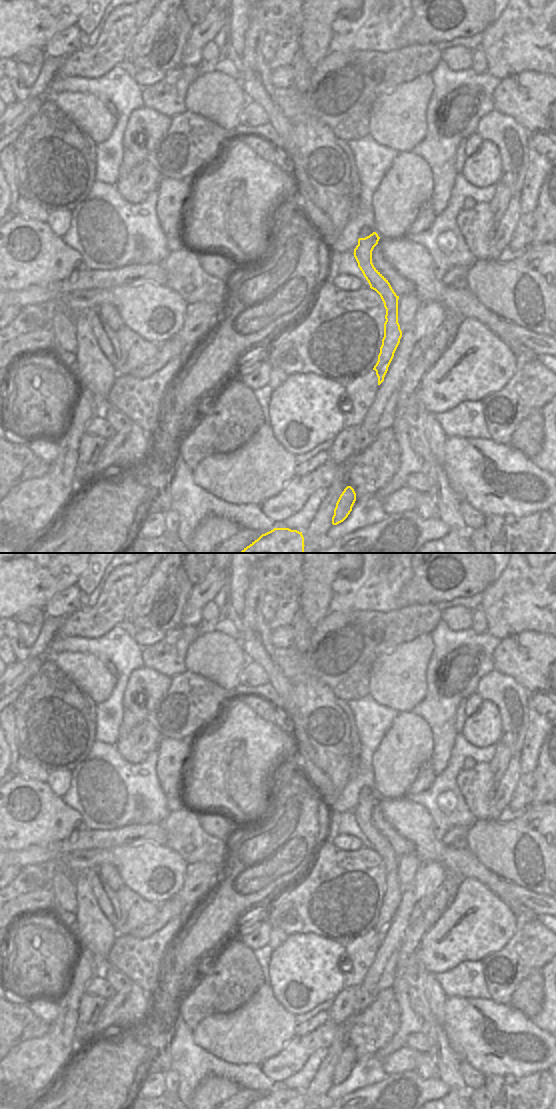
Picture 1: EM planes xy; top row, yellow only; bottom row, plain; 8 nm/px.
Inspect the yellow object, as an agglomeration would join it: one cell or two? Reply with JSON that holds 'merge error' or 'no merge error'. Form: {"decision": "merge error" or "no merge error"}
{"decision": "no merge error"}

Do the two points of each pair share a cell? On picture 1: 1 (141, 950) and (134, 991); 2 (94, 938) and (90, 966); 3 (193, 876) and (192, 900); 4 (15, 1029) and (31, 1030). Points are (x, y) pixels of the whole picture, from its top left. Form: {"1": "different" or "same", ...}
{"1": "different", "2": "different", "3": "same", "4": "same"}

